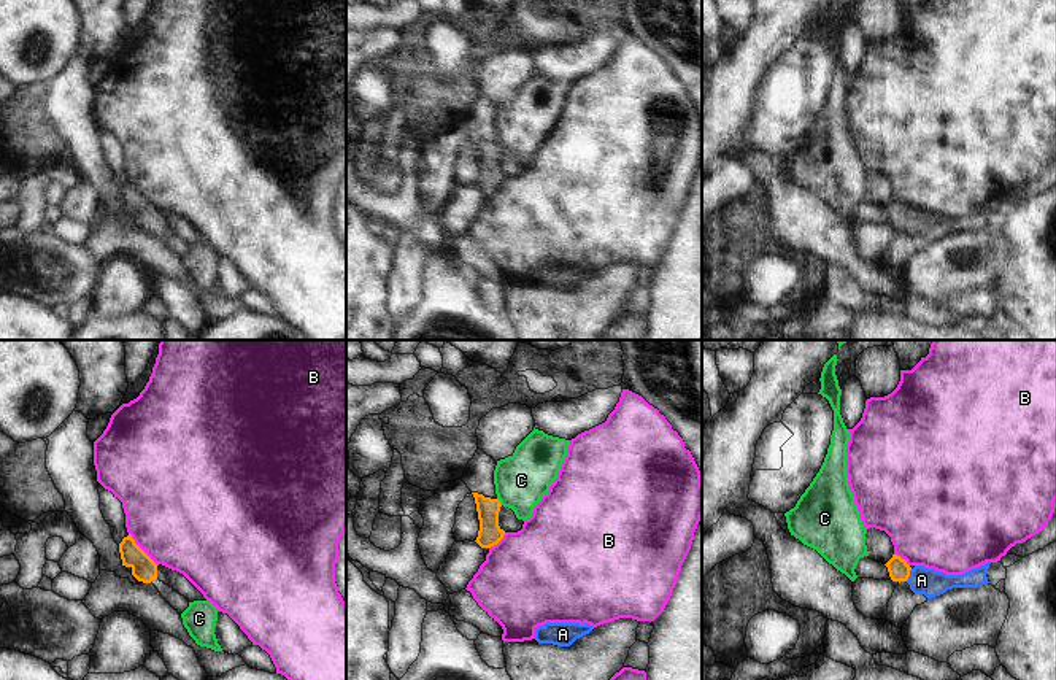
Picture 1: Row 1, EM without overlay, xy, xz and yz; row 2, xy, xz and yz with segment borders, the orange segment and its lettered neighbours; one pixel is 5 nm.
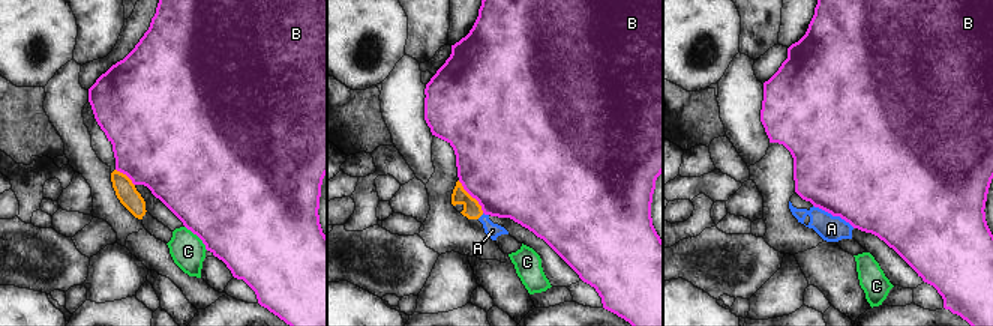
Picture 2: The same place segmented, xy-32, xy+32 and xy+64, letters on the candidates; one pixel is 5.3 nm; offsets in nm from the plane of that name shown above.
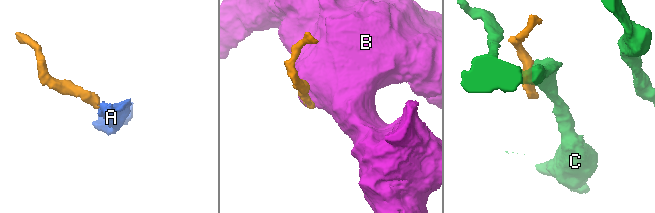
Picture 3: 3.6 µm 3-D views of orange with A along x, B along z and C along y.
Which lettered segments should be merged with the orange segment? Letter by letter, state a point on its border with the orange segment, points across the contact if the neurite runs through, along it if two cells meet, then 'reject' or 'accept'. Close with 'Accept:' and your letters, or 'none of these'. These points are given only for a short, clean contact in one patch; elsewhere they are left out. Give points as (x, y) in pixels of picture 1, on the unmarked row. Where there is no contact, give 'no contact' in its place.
A: meets orange in yz at (909, 220); runs through yz (899, 215), (909, 220), (921, 224); accept
B: meets orange in xy at (140, 193); border along xy (129, 177), (158, 208); reject
C: meets orange in xz at (499, 145); border along xz (497, 142), (502, 148); reject
Accept: A

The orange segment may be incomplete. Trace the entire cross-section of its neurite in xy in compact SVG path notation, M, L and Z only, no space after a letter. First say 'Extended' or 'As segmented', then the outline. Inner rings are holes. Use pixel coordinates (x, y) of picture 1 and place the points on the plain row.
As segmented. M132 180L119 187L122 210L132 213L132 219L143 227L151 227L157 222L157 208L135 187Z

